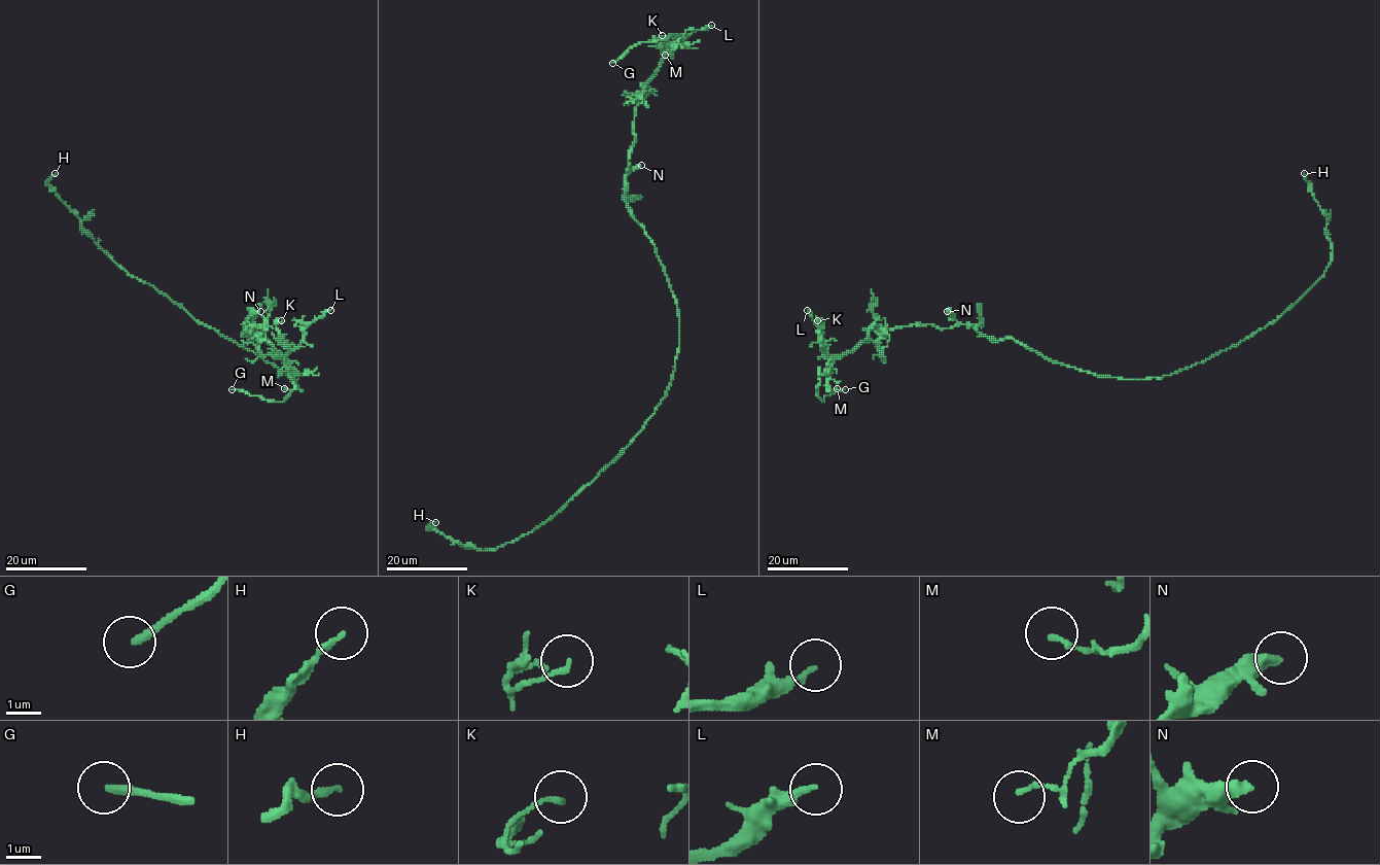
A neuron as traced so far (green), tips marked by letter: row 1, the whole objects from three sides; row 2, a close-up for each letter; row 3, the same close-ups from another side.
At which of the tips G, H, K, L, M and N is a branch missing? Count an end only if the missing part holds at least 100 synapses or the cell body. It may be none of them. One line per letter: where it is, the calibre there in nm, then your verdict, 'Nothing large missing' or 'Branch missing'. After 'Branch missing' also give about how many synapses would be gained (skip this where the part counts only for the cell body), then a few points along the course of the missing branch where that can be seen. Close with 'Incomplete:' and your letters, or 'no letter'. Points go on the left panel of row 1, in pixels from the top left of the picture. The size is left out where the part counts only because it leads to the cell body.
G: Place: (232, 389). Thickness 240 nm. Branch missing. Course of what is missing: (232, 389), (199, 386), (169, 392), (163, 399), (166, 401)
H: Place: (55, 173). Thickness 160 nm. Nothing large missing
K: Place: (281, 320). Thickness 140 nm. Nothing large missing
L: Place: (330, 310). Thickness 170 nm. Nothing large missing
M: Place: (284, 388). Thickness 130 nm. Nothing large missing
N: Place: (260, 311). Thickness 420 nm. Nothing large missing
Incomplete: G

